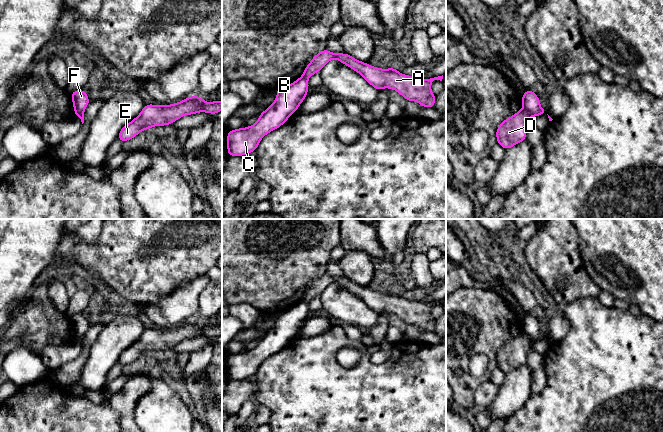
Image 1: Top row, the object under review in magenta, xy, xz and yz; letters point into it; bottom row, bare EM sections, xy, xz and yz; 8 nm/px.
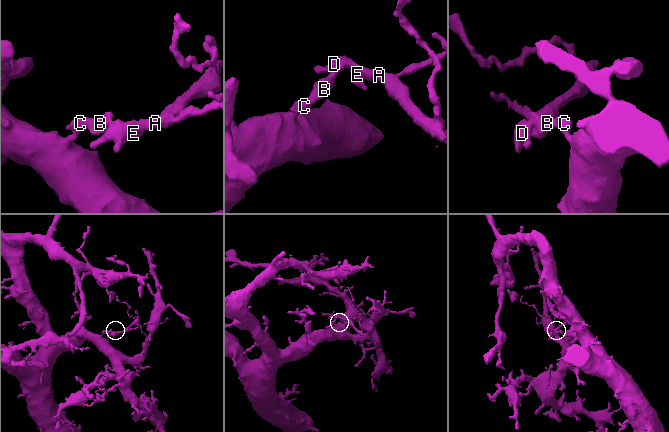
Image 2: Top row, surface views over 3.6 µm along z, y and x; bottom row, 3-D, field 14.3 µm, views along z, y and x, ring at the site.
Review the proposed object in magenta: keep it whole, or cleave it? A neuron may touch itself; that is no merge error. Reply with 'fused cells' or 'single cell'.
fused cells

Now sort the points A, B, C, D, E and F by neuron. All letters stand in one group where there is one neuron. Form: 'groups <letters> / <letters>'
groups A D E / B C F

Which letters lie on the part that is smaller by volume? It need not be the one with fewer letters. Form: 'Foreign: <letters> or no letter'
Foreign: A, D, E

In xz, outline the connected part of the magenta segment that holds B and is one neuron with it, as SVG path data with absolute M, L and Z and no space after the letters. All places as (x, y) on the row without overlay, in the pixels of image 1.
M303 299L277 313L275 325L259 339L255 348L228 356L228 379L242 380L254 376L265 359L282 350L296 336L307 320L308 313L308 302Z

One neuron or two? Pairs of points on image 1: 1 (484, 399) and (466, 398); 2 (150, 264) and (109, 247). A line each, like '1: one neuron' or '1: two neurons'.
1: two neurons
2: one neuron

